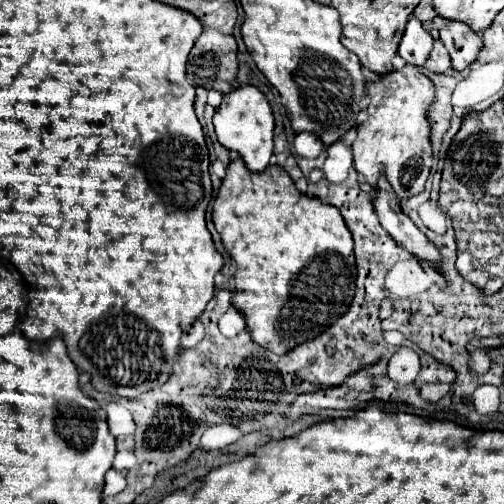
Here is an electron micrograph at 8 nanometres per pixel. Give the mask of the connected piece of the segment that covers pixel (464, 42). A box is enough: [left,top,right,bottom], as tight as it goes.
[439,20,483,70]

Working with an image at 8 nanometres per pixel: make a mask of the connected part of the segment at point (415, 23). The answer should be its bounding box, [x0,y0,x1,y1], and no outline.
[399,14,433,66]

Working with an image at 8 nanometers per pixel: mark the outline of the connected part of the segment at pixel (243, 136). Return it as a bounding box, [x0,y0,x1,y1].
[213,86,273,172]

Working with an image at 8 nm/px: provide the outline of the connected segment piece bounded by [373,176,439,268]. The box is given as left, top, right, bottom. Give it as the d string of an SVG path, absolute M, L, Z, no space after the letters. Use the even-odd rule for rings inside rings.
M379 176L379 188L375 192L375 212L379 216L381 226L393 236L397 244L401 244L407 252L417 258L427 260L433 268L439 266L437 248L425 238L425 234L411 222L407 214L403 214L399 200L395 200L395 192L391 192L391 184Z

